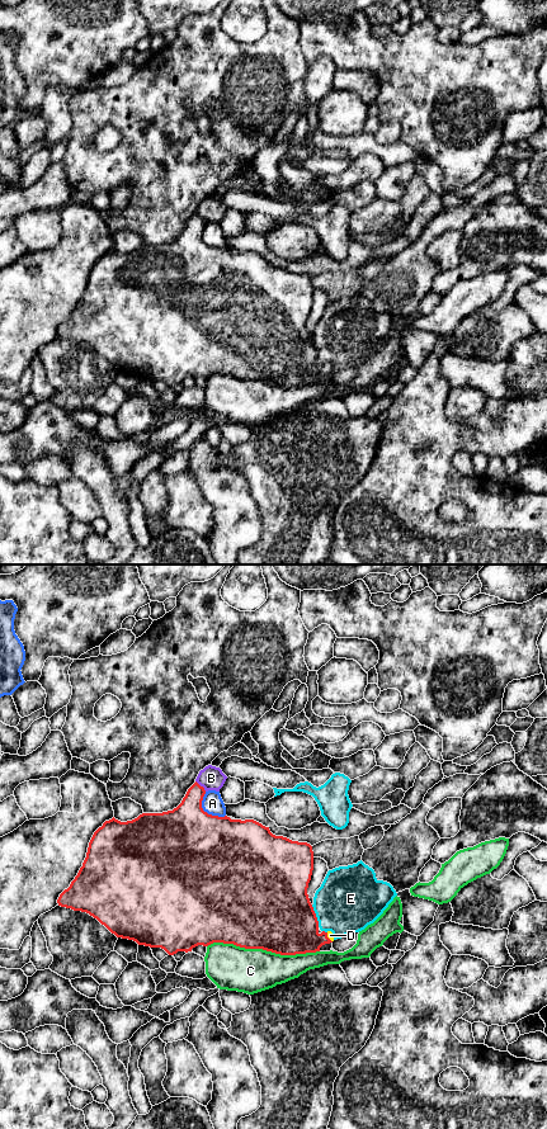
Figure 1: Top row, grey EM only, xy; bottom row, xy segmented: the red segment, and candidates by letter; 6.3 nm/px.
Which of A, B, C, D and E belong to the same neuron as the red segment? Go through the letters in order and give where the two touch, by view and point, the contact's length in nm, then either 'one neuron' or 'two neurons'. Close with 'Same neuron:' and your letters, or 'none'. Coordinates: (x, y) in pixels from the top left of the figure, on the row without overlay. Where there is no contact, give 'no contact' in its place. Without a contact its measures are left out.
A: contact xy (206, 244); length 200 nm; two neurons
B: contact xy (199, 217); length 100 nm; two neurons
C: contact xy (263, 381); length 700 nm; two neurons
D: contact xy (328, 369); length 70 nm; one neuron
E: contact xy (315, 348); length 150 nm; two neurons
Same neuron: D

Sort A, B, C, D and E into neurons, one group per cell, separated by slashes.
A / B / C / D / E

